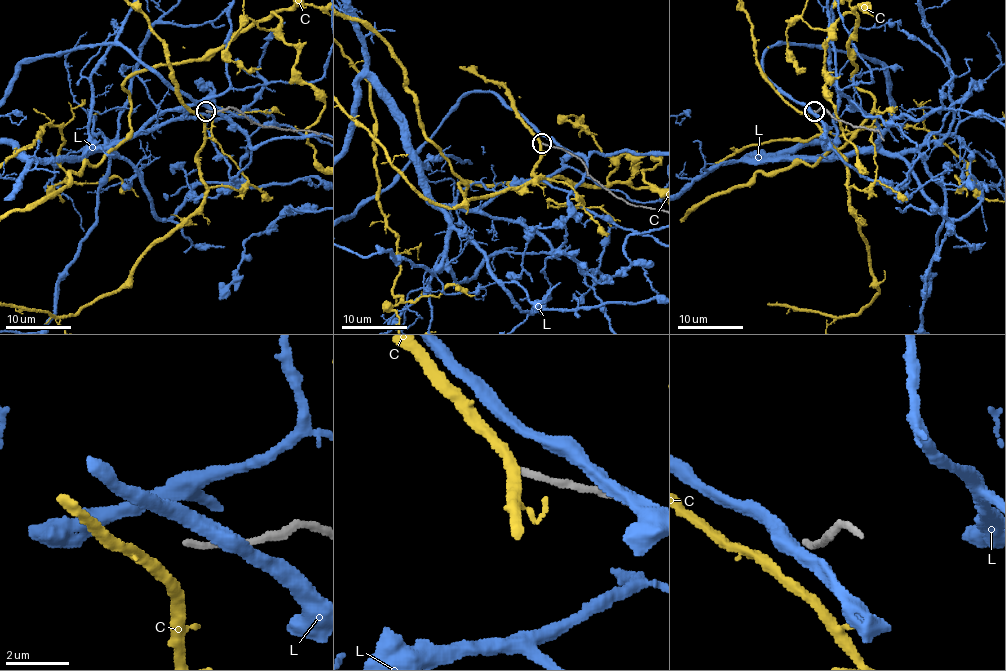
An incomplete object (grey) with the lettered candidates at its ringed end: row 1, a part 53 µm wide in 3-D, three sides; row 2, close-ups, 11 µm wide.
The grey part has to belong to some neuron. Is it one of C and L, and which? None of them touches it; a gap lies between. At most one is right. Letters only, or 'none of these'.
none of these

